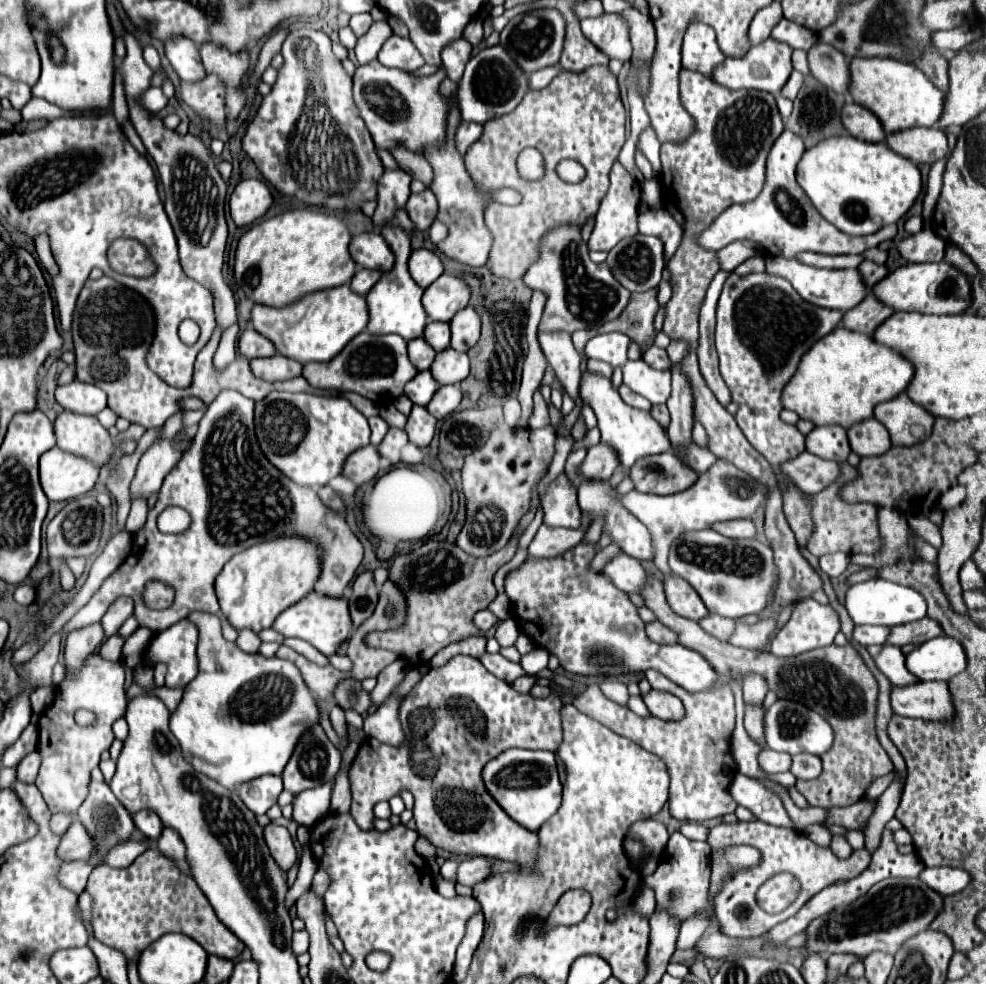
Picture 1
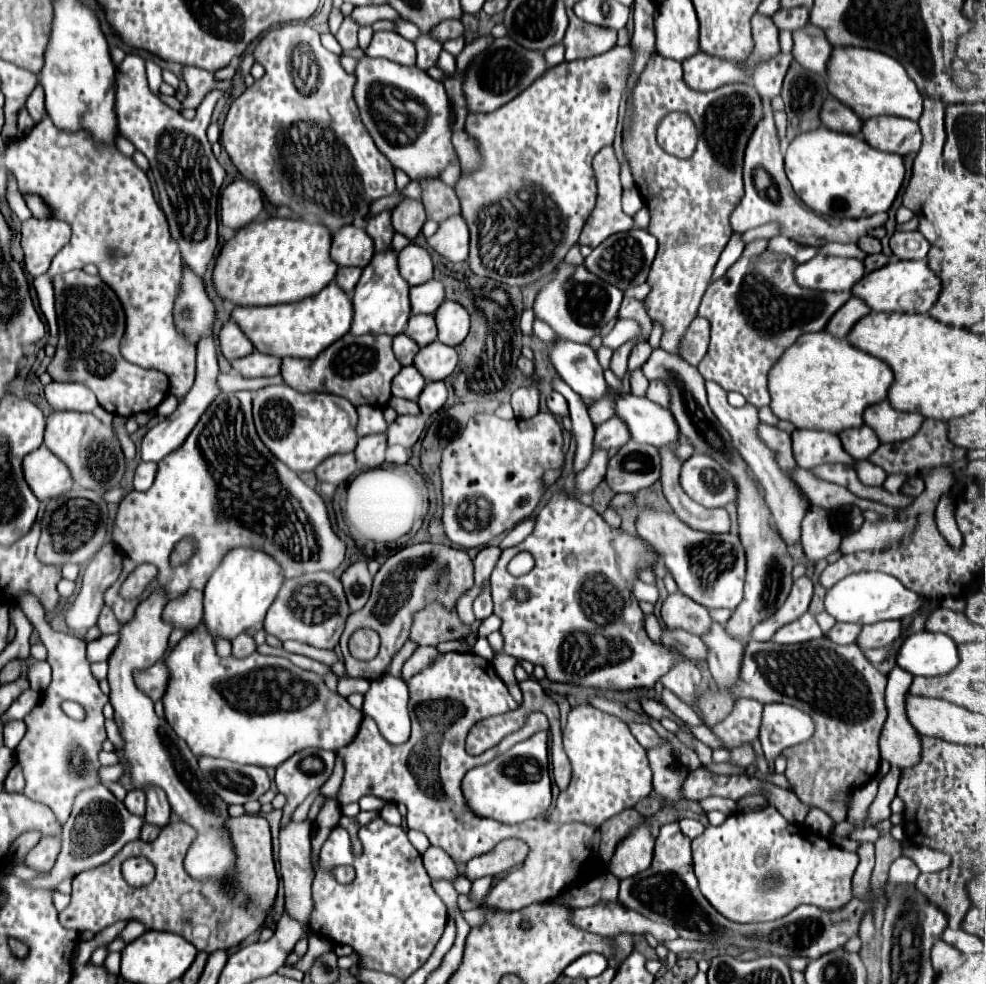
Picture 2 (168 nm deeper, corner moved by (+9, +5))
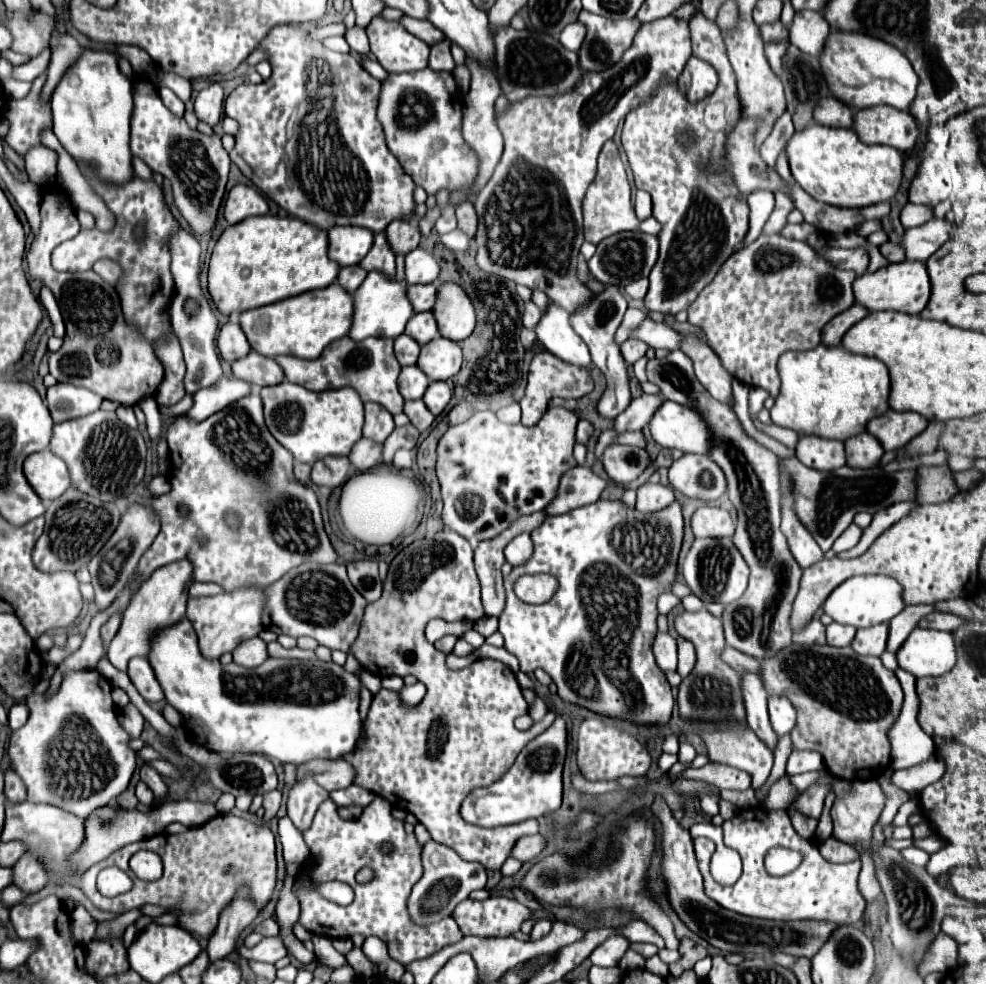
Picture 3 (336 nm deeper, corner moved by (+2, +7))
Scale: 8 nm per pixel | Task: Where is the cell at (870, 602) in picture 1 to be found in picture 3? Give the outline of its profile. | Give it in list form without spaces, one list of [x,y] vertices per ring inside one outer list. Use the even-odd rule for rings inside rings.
[[[860,575],[860,577],[850,577],[848,581],[838,585],[828,595],[828,599],[824,603],[824,613],[830,615],[836,623],[854,625],[856,629],[860,629],[860,627],[870,627],[870,625],[878,625],[878,623],[888,623],[904,607],[906,607],[906,603],[902,599],[902,585],[898,585],[898,581],[894,577]]]

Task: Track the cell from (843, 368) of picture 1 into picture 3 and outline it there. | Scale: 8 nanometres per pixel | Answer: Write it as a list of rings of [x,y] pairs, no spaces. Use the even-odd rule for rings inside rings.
[[[820,343],[810,351],[788,351],[778,361],[778,373],[782,379],[782,387],[770,415],[774,425],[794,429],[798,435],[804,433],[804,435],[818,435],[826,439],[846,441],[846,437],[852,437],[854,433],[862,433],[872,417],[888,409],[888,395],[890,395],[888,367],[874,357],[850,353],[842,345],[828,347]]]

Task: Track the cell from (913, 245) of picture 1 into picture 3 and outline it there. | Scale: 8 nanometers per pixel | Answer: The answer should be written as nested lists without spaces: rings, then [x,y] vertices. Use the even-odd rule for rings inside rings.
[[[930,219],[920,227],[904,231],[902,249],[910,261],[926,261],[946,239],[950,237],[950,225],[946,219]]]

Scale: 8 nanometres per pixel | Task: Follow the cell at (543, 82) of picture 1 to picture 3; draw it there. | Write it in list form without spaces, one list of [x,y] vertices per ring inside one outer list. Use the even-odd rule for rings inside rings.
[[[578,21],[574,25],[568,25],[562,33],[560,33],[560,43],[570,49],[570,51],[578,51],[582,45],[582,37],[586,35],[586,29],[582,29],[582,25],[578,25]]]

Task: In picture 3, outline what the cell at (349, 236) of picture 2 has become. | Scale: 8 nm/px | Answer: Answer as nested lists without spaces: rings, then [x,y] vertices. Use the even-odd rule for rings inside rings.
[[[332,227],[328,237],[330,259],[342,267],[358,265],[368,255],[374,241],[372,231],[364,227]]]

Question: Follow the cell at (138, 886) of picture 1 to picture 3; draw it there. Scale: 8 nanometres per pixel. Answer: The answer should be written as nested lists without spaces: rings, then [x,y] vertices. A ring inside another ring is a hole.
[[[218,815],[212,821],[208,821],[202,827],[192,827],[186,833],[180,835],[156,835],[146,841],[130,843],[118,853],[112,853],[106,861],[100,861],[98,865],[90,867],[80,881],[80,891],[90,899],[90,903],[100,911],[110,913],[124,913],[130,909],[136,909],[140,905],[160,905],[170,909],[170,913],[178,913],[178,925],[186,931],[192,931],[200,937],[210,937],[216,931],[218,917],[224,907],[228,907],[238,891],[246,887],[248,897],[252,903],[262,911],[268,901],[272,899],[272,893],[276,889],[278,877],[276,877],[276,855],[274,855],[274,833],[266,823],[254,823],[244,817],[236,815]],[[140,851],[156,851],[162,857],[164,863],[164,875],[158,881],[146,883],[140,881],[128,867],[128,859]],[[106,867],[118,867],[132,879],[132,889],[118,897],[102,897],[96,889],[96,875]]]

